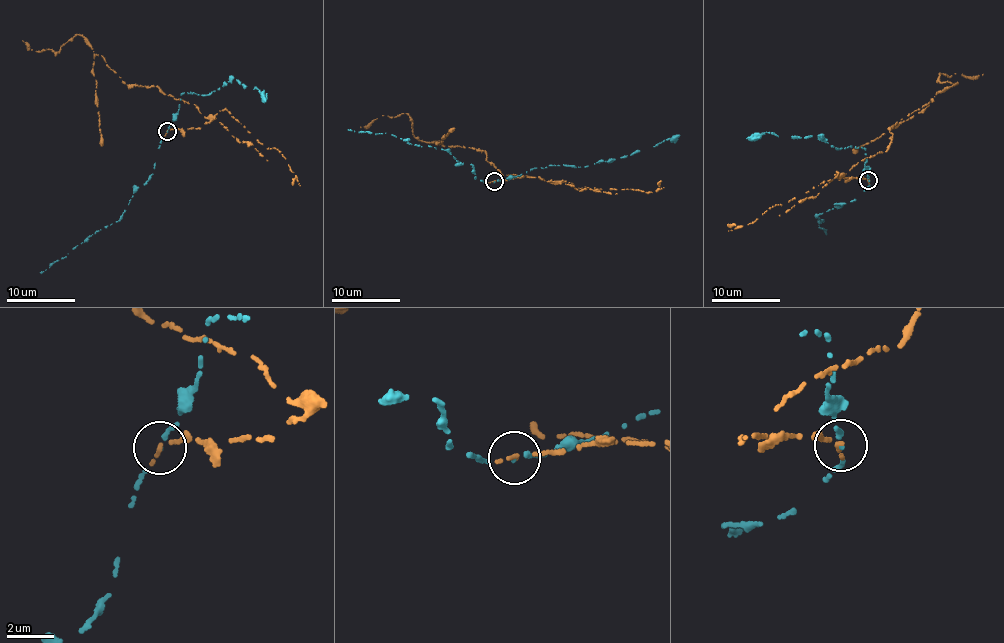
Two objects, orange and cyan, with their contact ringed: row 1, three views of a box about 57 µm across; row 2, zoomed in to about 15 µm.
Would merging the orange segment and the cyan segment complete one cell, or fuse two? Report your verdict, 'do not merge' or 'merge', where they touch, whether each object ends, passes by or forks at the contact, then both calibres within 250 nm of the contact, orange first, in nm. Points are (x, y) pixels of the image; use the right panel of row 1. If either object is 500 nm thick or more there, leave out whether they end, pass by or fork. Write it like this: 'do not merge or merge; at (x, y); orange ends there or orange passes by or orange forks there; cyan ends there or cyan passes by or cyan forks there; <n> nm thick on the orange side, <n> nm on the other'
do not merge; at (868, 180); orange ends there; cyan passes by; 180 nm thick on the orange side, 130 nm on the other

